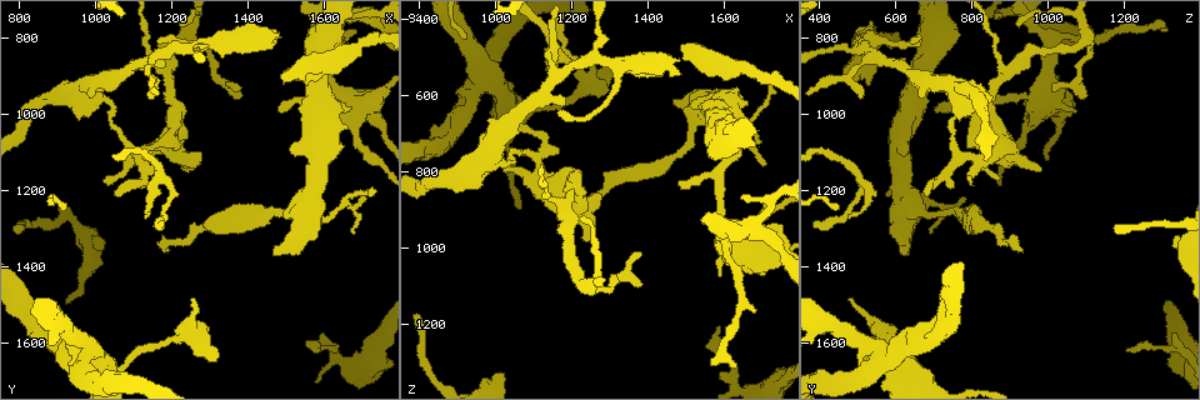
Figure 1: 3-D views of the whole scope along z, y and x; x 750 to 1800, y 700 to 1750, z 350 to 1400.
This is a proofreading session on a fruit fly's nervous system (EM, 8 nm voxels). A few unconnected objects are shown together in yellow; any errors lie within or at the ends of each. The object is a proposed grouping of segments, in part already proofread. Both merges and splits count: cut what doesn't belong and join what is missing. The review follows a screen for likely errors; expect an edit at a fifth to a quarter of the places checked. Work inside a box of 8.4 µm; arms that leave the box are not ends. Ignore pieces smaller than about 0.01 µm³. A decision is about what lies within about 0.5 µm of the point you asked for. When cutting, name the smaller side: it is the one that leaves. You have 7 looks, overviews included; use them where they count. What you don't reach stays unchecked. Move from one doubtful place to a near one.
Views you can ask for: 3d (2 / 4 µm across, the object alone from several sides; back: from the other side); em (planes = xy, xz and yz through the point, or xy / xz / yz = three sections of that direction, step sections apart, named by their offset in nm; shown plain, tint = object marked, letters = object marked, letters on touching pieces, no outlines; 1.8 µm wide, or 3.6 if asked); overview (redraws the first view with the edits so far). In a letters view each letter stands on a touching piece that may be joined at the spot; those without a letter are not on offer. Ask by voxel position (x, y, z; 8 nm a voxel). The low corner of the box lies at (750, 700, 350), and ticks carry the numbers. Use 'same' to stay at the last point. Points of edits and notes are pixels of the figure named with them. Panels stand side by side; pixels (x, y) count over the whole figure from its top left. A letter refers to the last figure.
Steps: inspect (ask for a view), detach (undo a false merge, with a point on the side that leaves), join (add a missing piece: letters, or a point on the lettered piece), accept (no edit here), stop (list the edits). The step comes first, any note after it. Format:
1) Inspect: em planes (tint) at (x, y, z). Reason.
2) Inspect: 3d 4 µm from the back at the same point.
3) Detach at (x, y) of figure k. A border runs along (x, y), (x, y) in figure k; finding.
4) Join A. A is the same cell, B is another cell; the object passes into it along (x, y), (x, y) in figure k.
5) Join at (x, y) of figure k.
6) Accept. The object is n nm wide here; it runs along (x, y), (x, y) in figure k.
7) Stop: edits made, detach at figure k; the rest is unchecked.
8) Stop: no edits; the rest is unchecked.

Inspect: 3d 2 µm at (960, 1630, 570). Four or more arms meet.

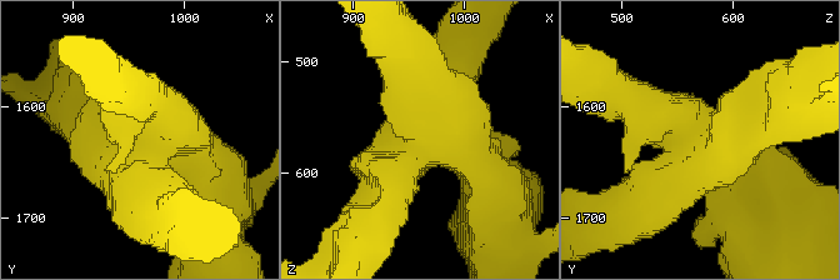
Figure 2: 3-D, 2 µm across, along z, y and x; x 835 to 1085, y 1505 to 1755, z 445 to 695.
Inspect: em xy step 4 (letters) at (962, 1628, 570). 4 arms meet here.

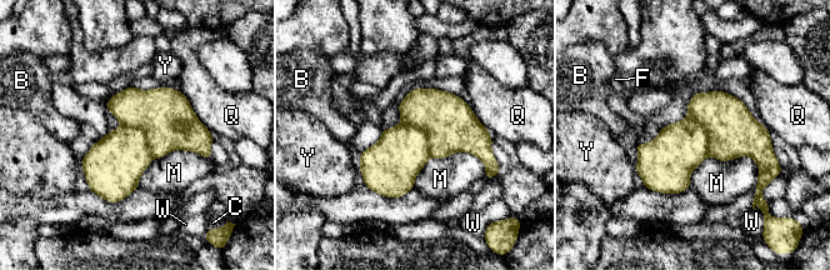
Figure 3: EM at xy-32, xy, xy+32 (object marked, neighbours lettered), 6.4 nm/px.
Inspect: em planes (letters) at the same point. Another direction.

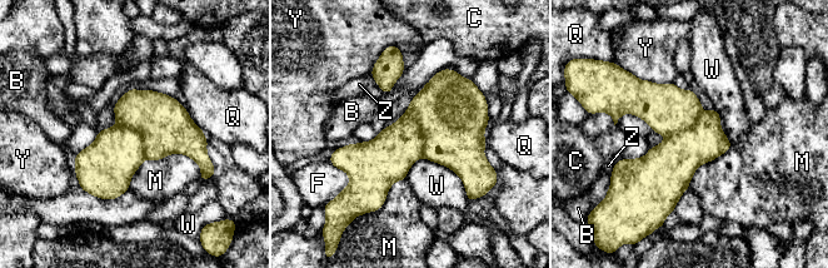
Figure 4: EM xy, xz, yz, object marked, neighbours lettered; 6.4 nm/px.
Detach at (116, 153) of figure 4. The object is 360 nm wide here; B, C, F, M, Q, W, Y and Z are other cells; a border runs along (116, 123), (140, 134), (146, 158) in figure 4; a second neuron is stuck on.

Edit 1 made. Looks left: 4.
Inspect: overview. See it whole again.

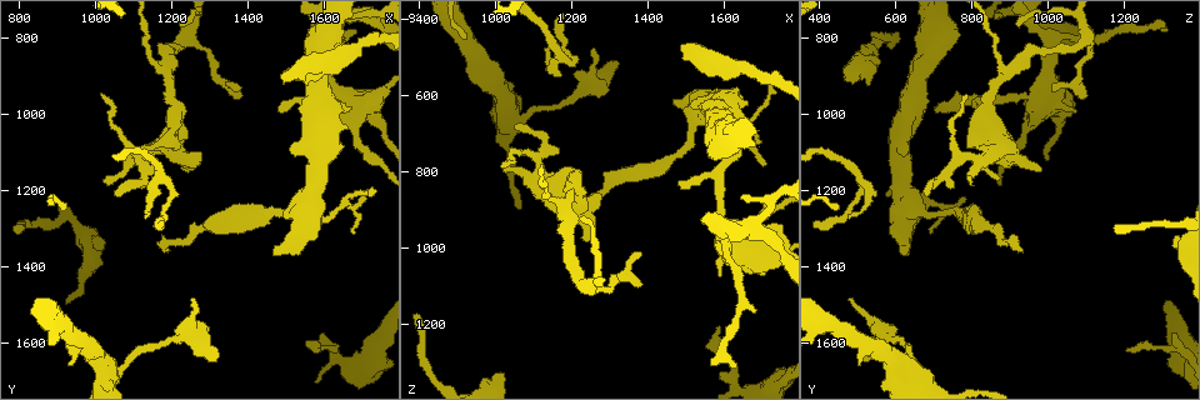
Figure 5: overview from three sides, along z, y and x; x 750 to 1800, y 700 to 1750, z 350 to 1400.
Inspect: em yz step 8 (letters) at (1315, 1645, 510). Free end.

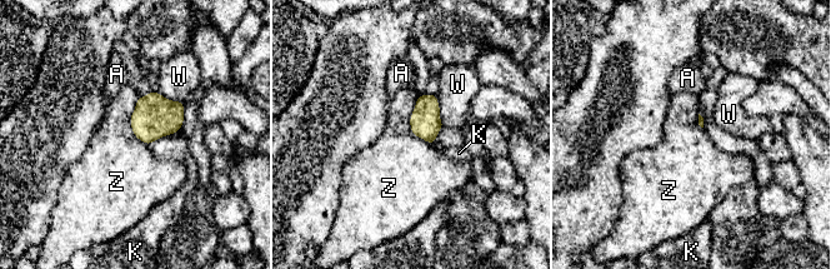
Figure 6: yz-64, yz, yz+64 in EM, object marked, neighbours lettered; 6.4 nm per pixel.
Accept. A, K, W and Z are other cells; none of them fits.

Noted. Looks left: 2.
Inspect: em planes (letters) at (1100, 1095, 765). Abrupt turn.

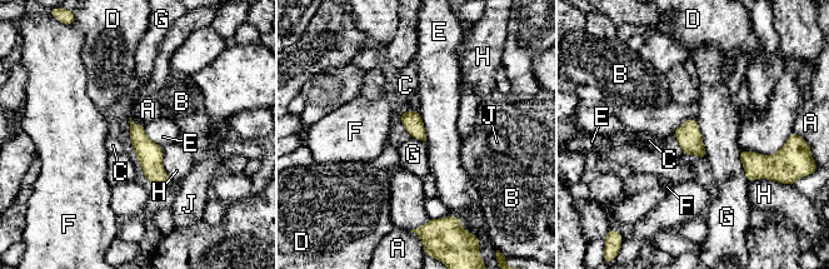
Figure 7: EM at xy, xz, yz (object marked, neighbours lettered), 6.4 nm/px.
Accept. The object is 130 nm wide here; the longest contact is with G, 260 nm; A, B, C, D, E, F, G, H and J are other cells; one neuron here.

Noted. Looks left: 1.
Stop: edits made, detach at figure 4; the rest is unchecked.

